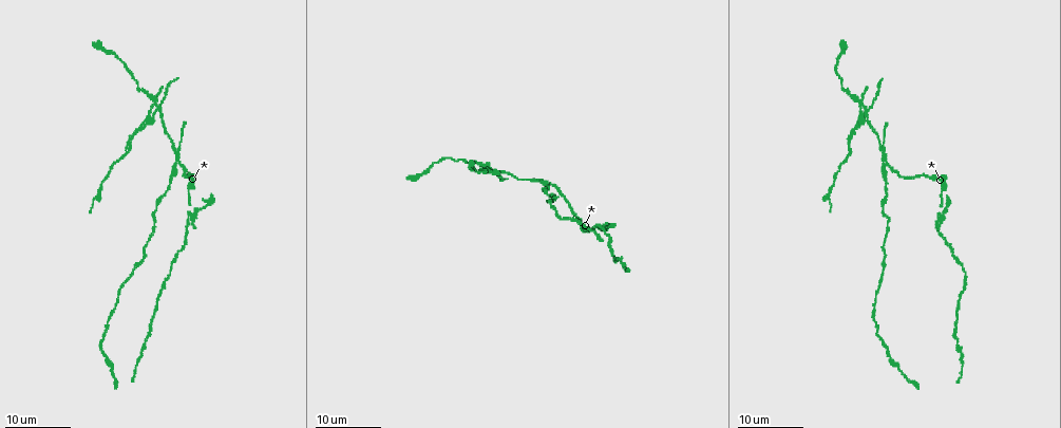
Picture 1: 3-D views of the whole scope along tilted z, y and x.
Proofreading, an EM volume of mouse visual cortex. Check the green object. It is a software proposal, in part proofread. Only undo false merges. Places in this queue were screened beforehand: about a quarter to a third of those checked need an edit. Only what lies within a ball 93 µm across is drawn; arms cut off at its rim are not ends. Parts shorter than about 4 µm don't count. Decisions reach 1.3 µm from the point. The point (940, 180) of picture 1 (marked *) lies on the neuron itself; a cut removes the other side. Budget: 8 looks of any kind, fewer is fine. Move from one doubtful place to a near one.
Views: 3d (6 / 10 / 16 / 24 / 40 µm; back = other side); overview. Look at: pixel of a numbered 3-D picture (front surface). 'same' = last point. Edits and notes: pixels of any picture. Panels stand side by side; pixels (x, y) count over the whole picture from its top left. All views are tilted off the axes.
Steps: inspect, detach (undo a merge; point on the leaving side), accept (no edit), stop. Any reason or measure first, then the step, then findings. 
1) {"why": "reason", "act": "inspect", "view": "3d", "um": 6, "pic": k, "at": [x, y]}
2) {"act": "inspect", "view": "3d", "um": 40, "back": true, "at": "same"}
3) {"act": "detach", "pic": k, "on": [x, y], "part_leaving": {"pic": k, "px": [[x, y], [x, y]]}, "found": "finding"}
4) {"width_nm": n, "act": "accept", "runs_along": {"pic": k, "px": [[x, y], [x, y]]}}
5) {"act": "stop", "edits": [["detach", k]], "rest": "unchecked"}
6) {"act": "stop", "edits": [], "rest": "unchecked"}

{"why": "three arms meet", "act": "inspect", "view": "3d", "um": 16, "pic": 1, "at": [177, 159]}

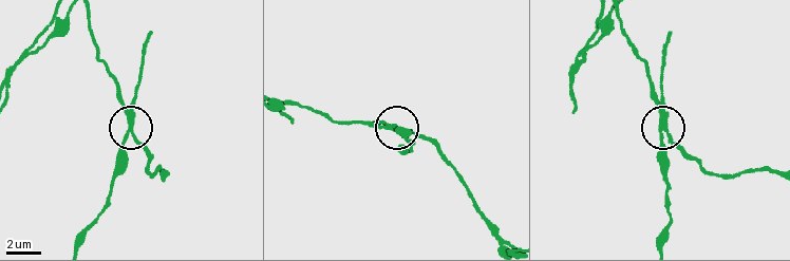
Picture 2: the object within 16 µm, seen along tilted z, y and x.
{"act": "inspect", "view": "3d", "um": 10, "pic": 2, "at": [126, 133]}

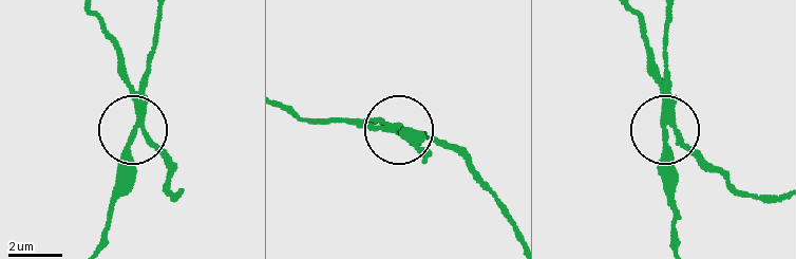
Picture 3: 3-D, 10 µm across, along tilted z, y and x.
{"act": "detach", "pic": 3, "on": [147, 65], "part_leaving": {"pic": 3, "px": [[140, 107], [107, 240]]}, "found": "two neurons meet here"}

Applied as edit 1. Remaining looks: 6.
{"why": "four-way junction", "act": "inspect", "view": "3d", "um": 24, "pic": 1, "at": [190, 213]}

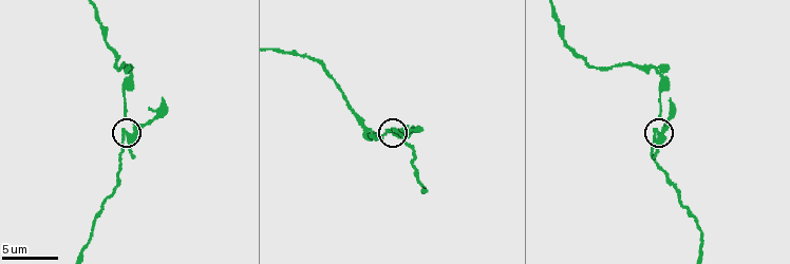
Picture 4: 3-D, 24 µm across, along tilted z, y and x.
{"why": "zoom in", "act": "inspect", "view": "3d", "um": 6, "pic": 4, "at": [656, 136]}

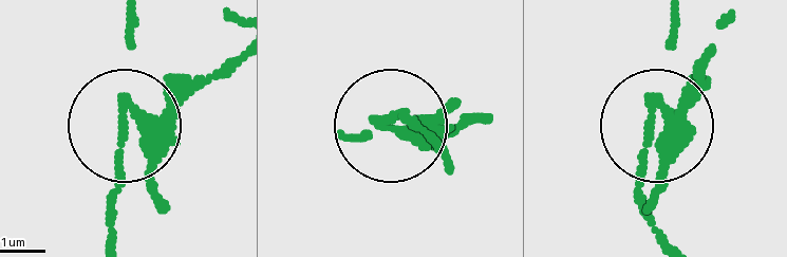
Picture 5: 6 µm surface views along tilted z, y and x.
{"arms": 4, "act": "detach", "pic": 5, "on": [161, 155], "found": "a second neuron is stuck on"}

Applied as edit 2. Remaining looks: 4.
{"act": "inspect", "view": "overview"}

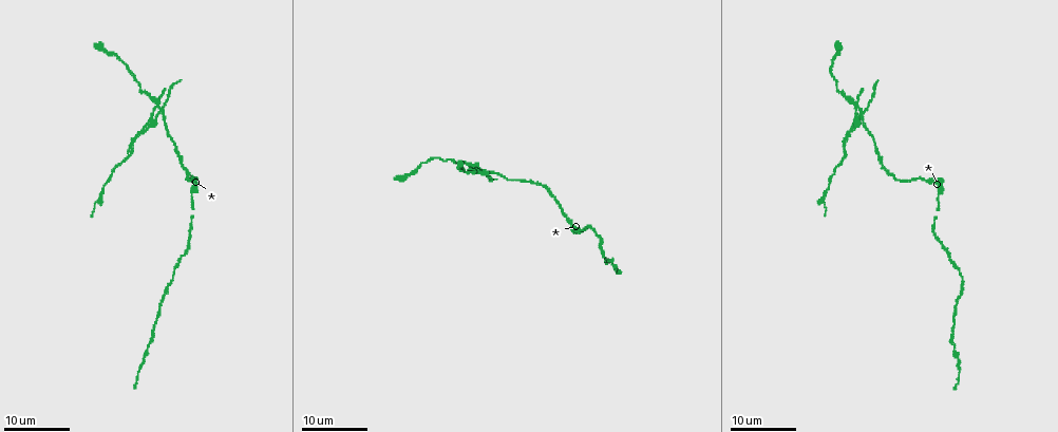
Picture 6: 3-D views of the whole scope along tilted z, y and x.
{"why": "thick turns thin", "act": "inspect", "view": "3d", "um": 24, "pic": 6, "at": [959, 299]}

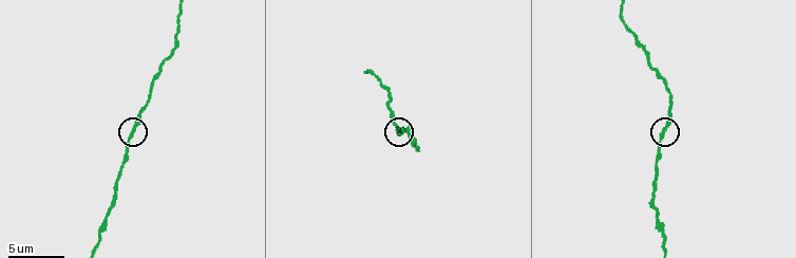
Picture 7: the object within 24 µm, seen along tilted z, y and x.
{"act": "inspect", "view": "3d", "um": 6, "pic": 7, "at": [134, 130]}

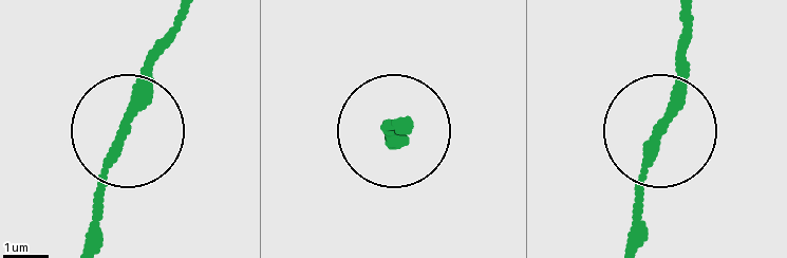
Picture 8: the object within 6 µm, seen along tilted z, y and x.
{"act": "accept", "runs_along": {"pic": 8, "px": [[184, 15], [89, 227]]}, "found": "continuous, no second neuron"}

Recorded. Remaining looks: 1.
{"act": "stop", "edits": [["detach", 3], ["detach", 5]], "rest": "unchecked"}

